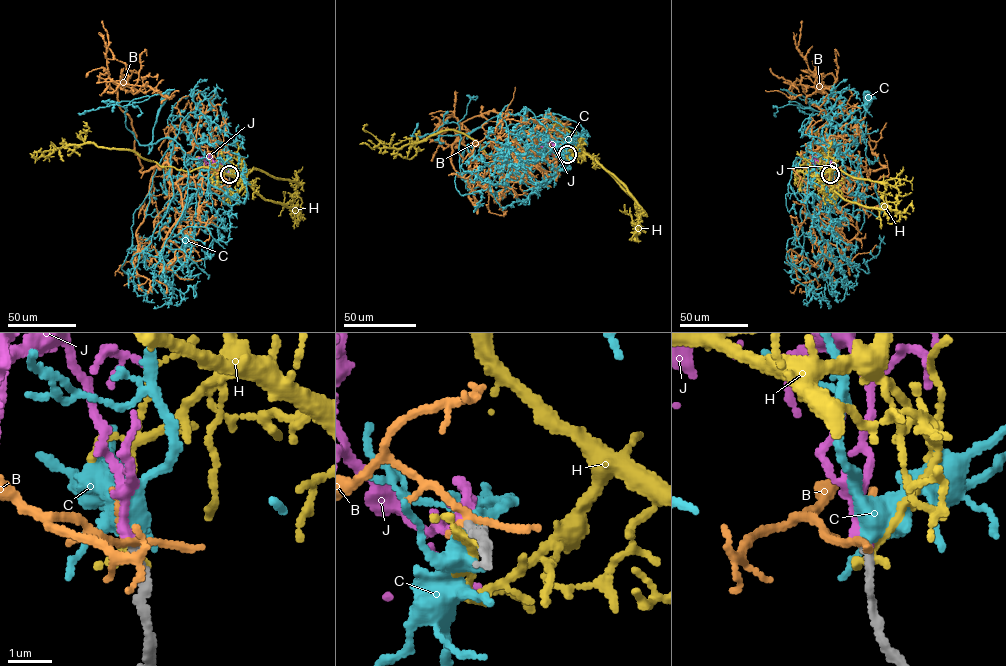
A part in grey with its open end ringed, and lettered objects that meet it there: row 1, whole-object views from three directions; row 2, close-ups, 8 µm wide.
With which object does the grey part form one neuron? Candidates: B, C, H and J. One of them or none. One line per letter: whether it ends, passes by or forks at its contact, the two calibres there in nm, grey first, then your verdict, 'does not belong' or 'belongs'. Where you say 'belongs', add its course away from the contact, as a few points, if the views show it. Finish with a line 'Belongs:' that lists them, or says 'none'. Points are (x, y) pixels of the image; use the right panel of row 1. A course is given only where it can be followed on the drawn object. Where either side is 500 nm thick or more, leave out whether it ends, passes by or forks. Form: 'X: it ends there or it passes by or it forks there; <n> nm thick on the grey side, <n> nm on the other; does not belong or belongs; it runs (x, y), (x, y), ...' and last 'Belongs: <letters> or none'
B: it forks there; 180 nm thick on the grey side, 130 nm on the other; does not belong
C: it forks there; 180 nm thick on the grey side, 280 nm on the other; belongs; it runs (830, 175), (837, 146), (815, 143), (822, 126), (831, 120), (820, 140), (850, 153), (868, 97)
H: it ends there; 200 nm thick on the grey side, 240 nm on the other; does not belong
J: it ends there; 180 nm thick on the grey side, 240 nm on the other; does not belong
Belongs: C

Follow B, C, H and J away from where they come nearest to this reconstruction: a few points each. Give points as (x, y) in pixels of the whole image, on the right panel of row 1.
B: (830, 175), (825, 184), (824, 177), (835, 180), (831, 162), (884, 167), (835, 91), (765, 90)
C: (830, 175), (837, 146), (815, 143), (822, 126), (831, 120), (820, 140), (850, 153), (868, 97)
H: (830, 175), (831, 183), (804, 168), (833, 161), (806, 149), (823, 144), (814, 157), (801, 157)
J: (830, 175), (829, 165), (821, 164), (815, 157), (830, 170), (832, 165), (828, 165)

